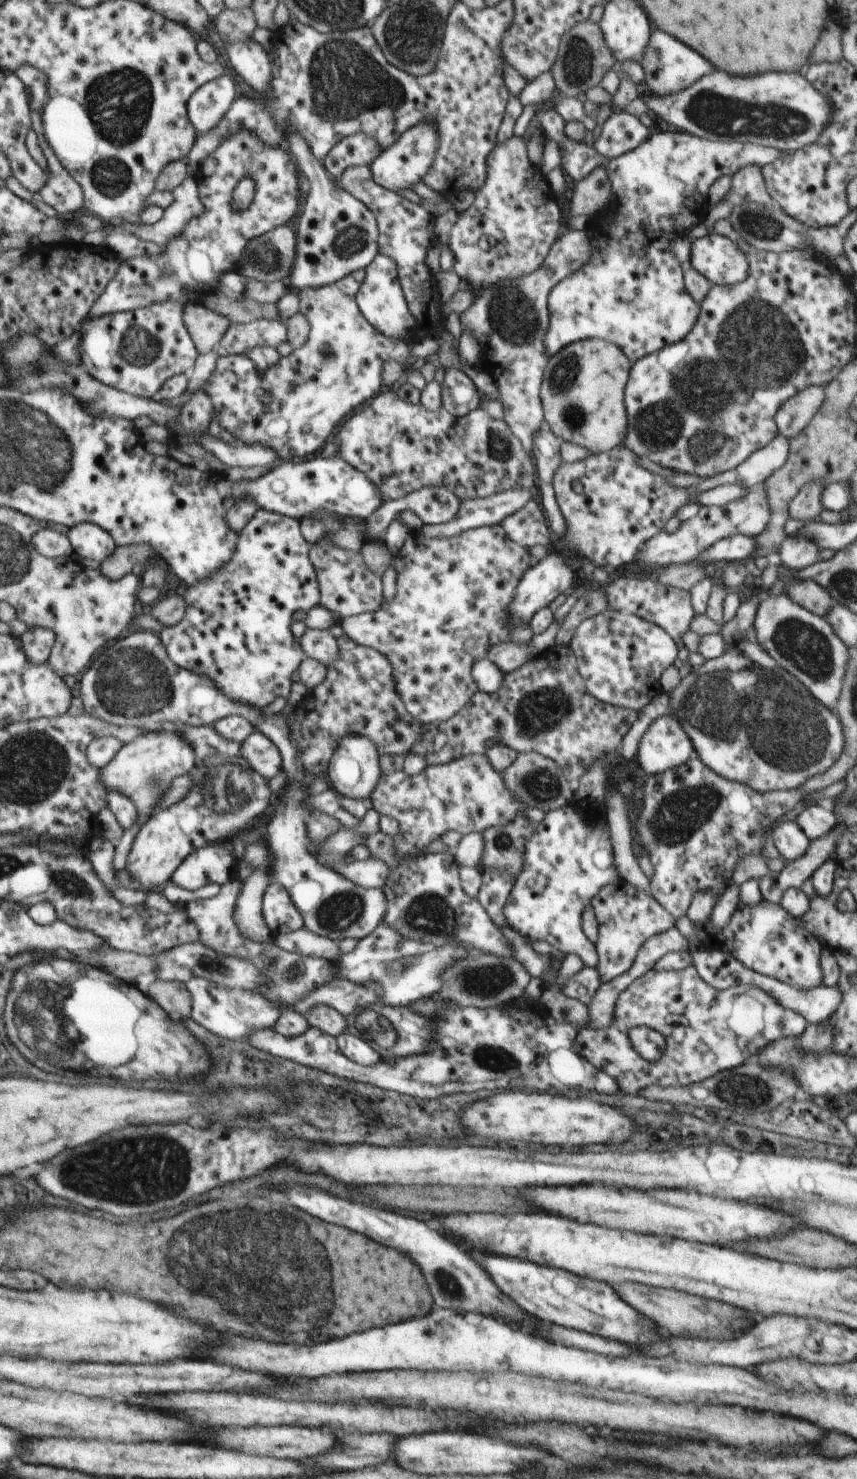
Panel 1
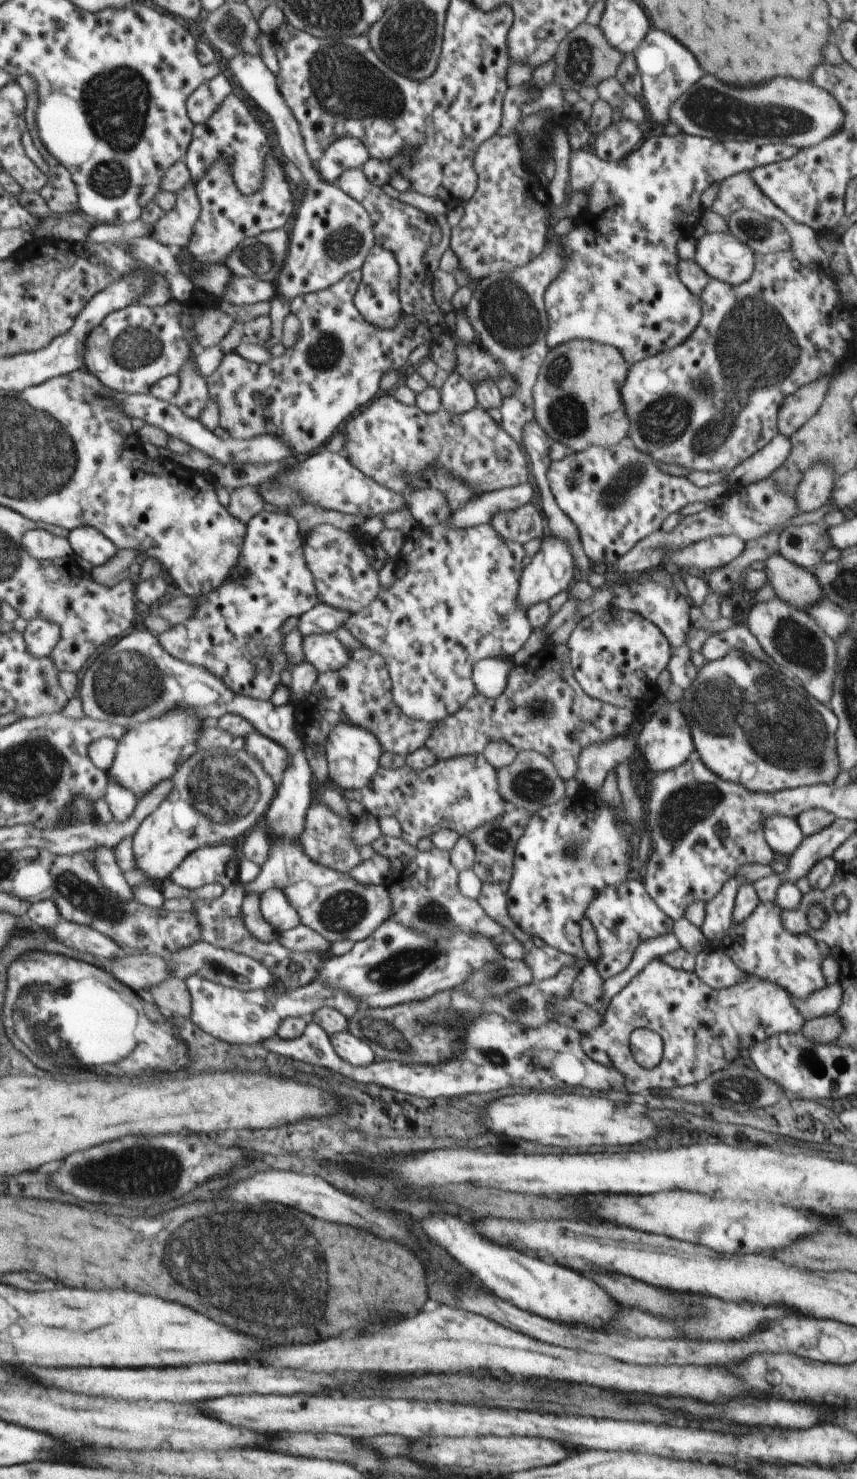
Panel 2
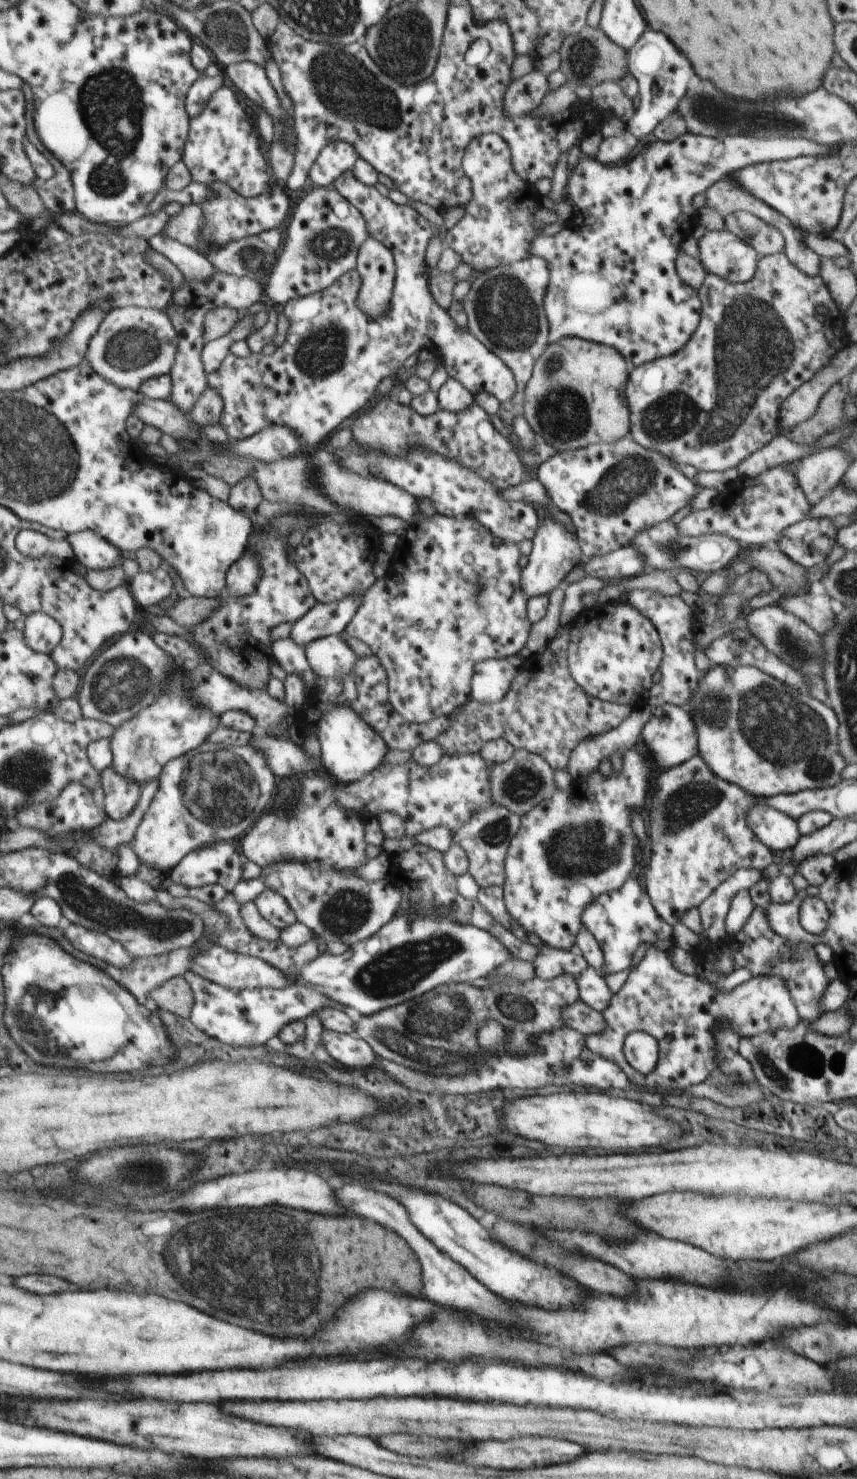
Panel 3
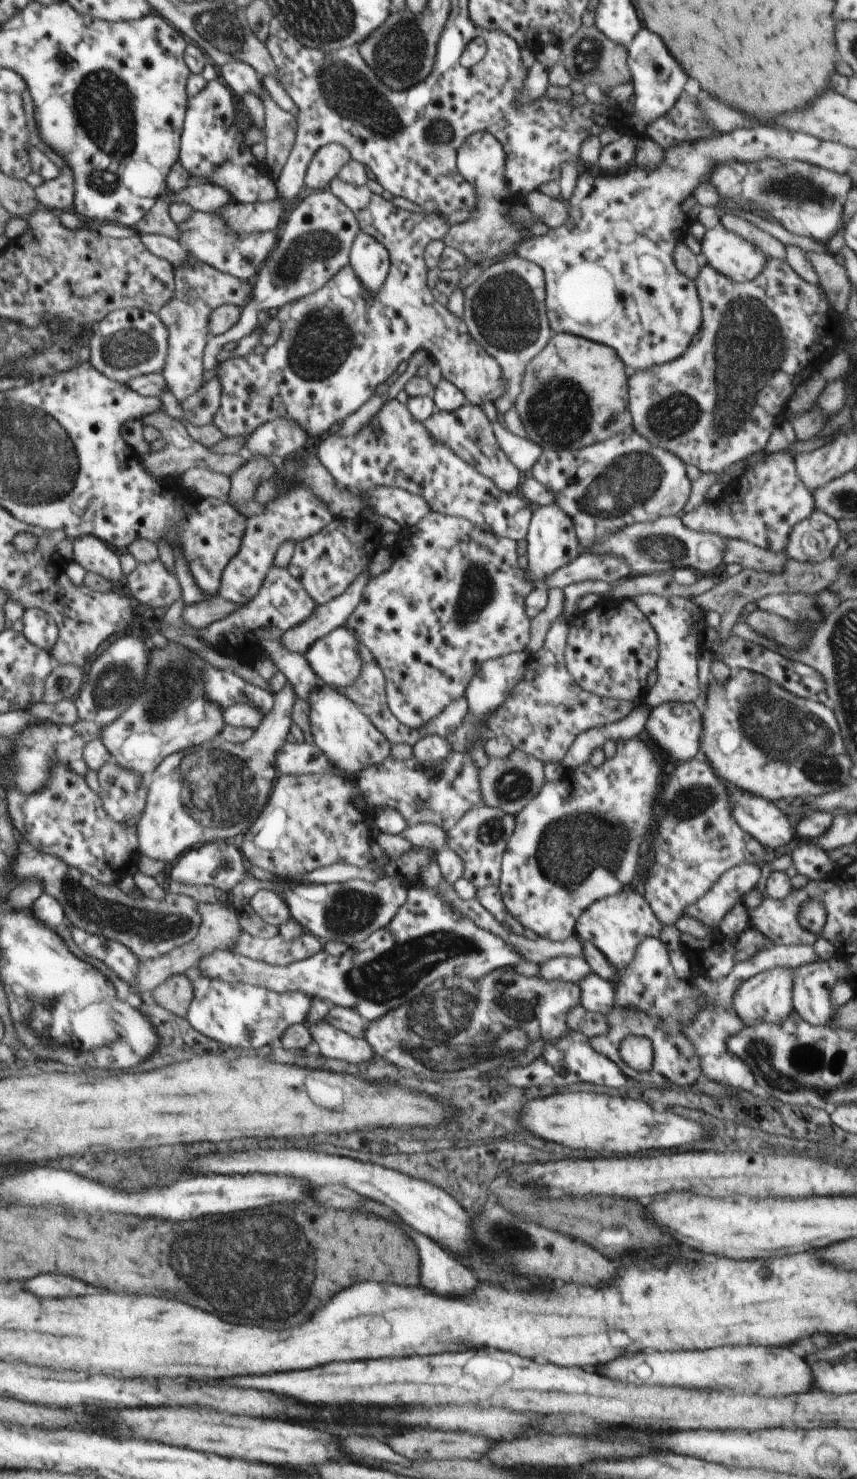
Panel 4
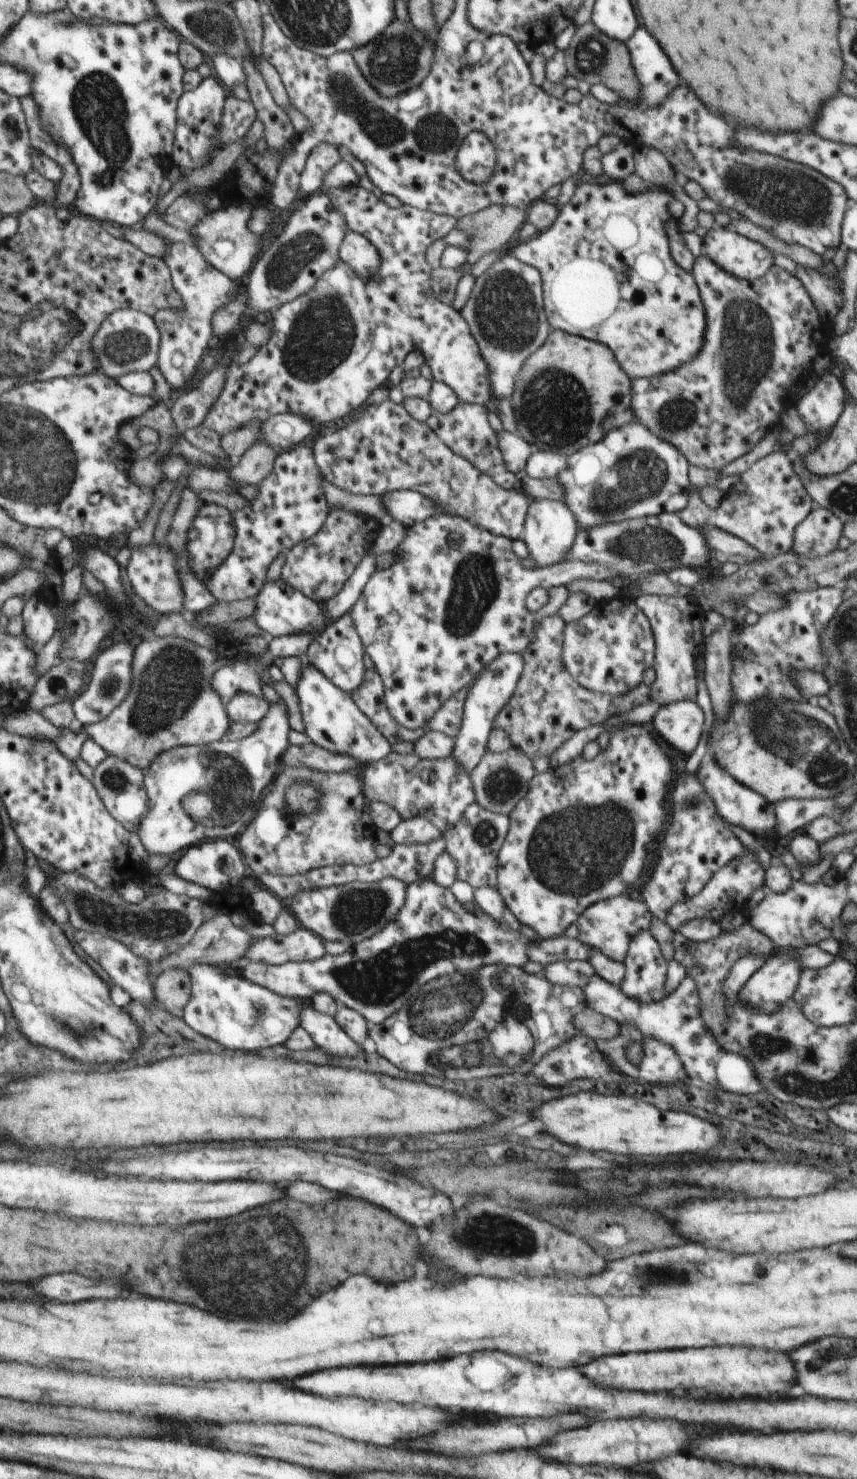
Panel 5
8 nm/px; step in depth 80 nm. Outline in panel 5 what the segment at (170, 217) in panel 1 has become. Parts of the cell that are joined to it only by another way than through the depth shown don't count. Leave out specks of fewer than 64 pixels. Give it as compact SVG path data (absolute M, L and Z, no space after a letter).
M230 204L226 208L206 213L206 216L194 225L190 232L197 241L196 248L215 269L240 282L244 274L249 274L254 262L262 253L263 236L252 232L248 227L253 208L248 204Z

